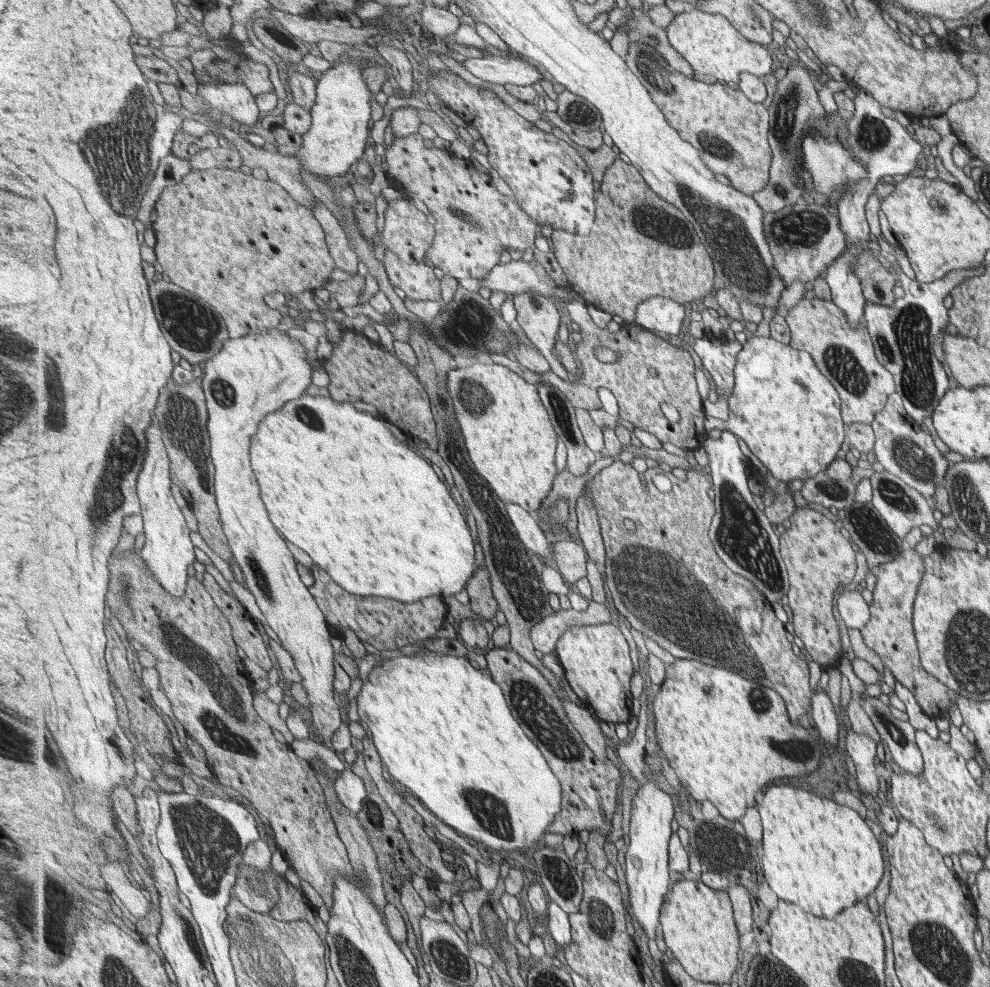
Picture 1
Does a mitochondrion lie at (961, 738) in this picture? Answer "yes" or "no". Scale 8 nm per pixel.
no

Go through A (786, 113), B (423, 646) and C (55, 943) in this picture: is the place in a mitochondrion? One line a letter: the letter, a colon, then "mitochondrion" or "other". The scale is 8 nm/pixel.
A: mitochondrion
B: other
C: other

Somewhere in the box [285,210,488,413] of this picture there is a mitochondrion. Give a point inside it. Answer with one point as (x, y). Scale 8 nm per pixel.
(436, 381)

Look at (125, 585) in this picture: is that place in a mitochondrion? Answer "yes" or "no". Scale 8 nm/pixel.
yes

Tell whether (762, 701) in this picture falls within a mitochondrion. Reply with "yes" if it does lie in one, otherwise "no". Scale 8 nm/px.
yes

